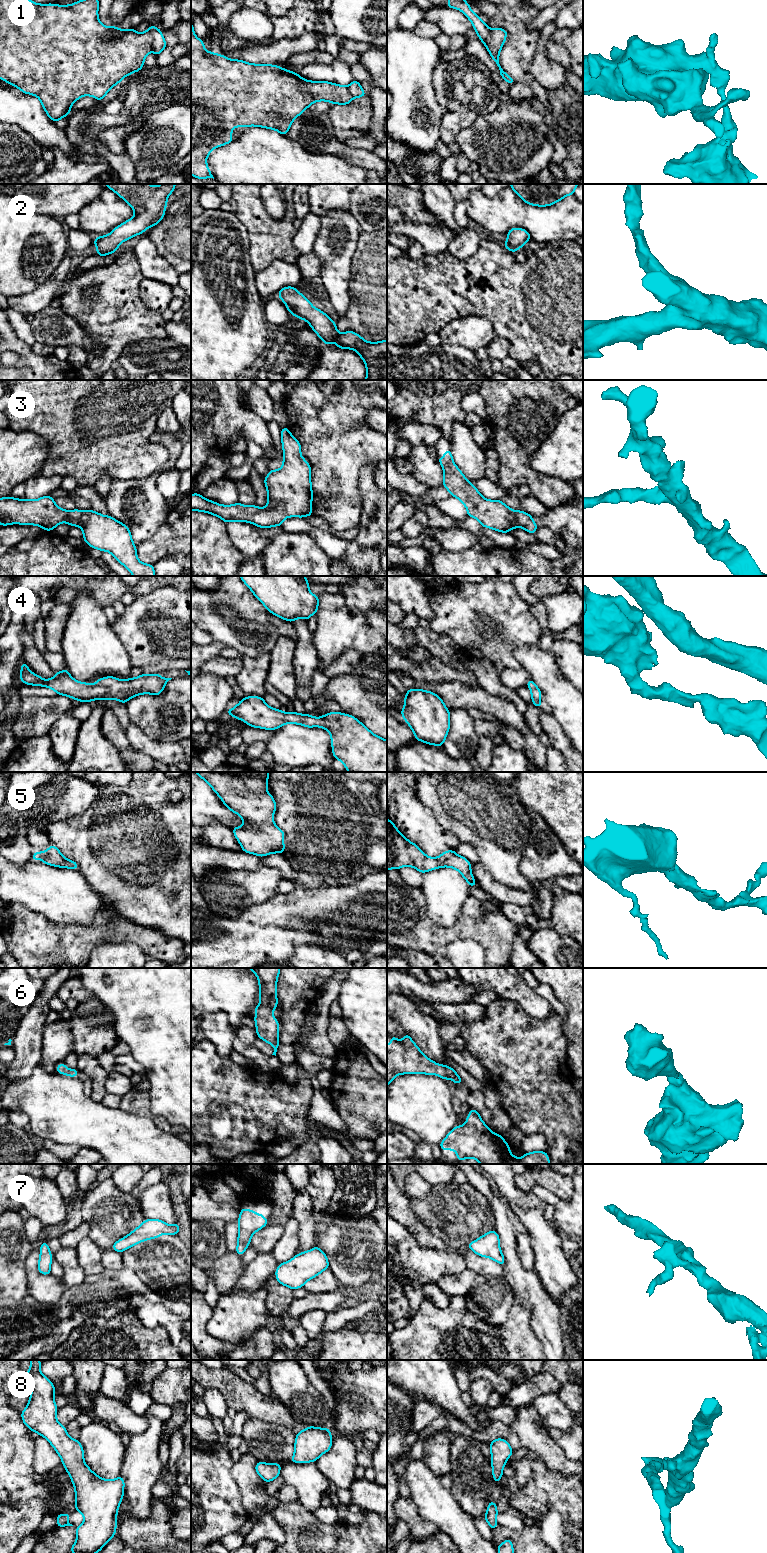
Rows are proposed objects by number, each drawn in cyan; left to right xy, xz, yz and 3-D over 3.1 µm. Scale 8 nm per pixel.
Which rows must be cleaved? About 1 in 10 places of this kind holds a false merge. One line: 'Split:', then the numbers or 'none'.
Split: 1

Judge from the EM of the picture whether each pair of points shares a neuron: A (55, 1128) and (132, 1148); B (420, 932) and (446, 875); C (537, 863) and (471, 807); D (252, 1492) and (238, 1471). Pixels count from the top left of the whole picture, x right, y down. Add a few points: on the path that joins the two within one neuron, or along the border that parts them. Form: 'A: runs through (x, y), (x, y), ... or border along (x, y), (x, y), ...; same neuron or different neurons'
A: runs through (74, 1128), (102, 1128), (113, 1133); same neuron
B: border along (422, 893), (425, 914), (448, 927); different neurons
C: border along (526, 829), (519, 864), (524, 876); different neurons
D: runs through (252, 1487), (243, 1476); same neuron

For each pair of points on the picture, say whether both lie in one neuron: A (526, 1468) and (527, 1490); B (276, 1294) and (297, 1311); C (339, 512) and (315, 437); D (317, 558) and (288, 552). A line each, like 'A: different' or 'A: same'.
A: different
B: different
C: same
D: same

